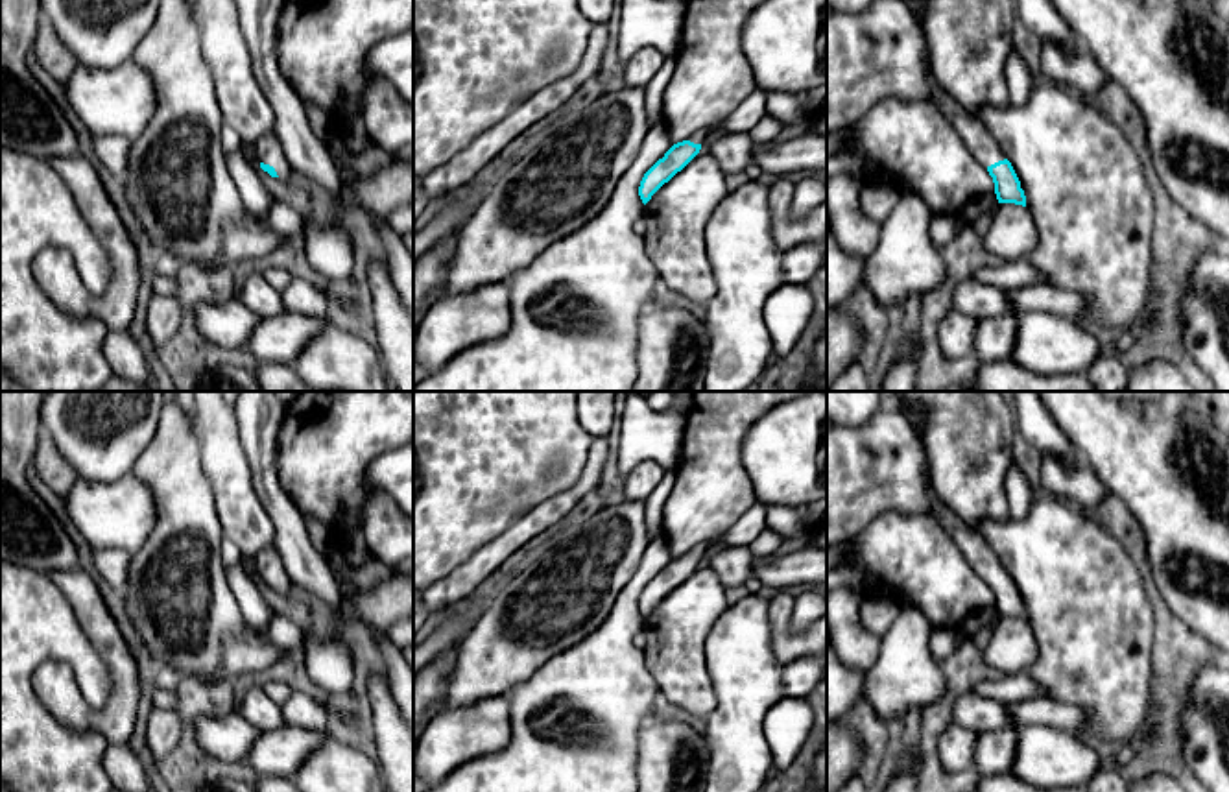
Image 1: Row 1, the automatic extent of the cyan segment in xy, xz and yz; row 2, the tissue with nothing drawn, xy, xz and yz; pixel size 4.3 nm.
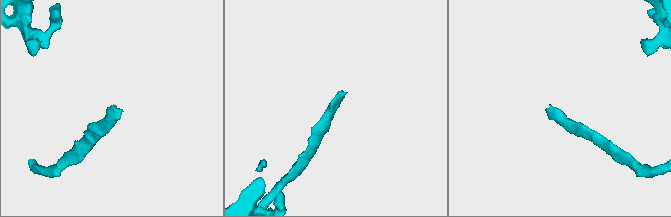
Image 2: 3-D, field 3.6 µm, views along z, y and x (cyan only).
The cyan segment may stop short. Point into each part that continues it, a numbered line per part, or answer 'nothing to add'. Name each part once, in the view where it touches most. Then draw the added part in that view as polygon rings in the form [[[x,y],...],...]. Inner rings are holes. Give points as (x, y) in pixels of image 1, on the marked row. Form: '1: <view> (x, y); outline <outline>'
1: xy (268, 150); outline [[[269,133],[269,135],[258,138],[251,146],[251,151],[253,151],[253,157],[257,161],[273,166],[279,179],[290,179],[290,175],[293,174],[288,159],[284,157],[282,146],[275,137],[275,133]]]

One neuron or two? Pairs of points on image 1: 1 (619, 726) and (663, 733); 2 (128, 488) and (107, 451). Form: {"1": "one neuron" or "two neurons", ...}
{"1": "two neurons", "2": "two neurons"}

